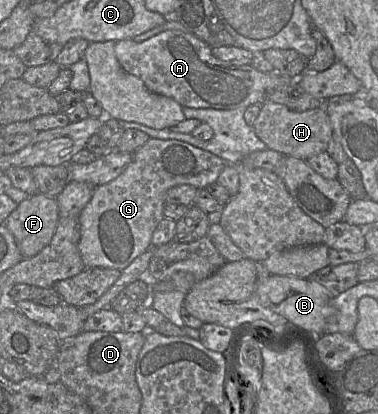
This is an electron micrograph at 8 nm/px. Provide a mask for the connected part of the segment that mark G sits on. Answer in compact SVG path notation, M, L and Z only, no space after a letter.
M176 139L149 140L133 152L132 161L114 180L94 187L92 197L78 215L80 240L78 249L85 267L103 267L122 271L137 256L151 247L151 238L164 218L166 192L178 185L189 184L203 189L217 181L227 163L217 155Z

